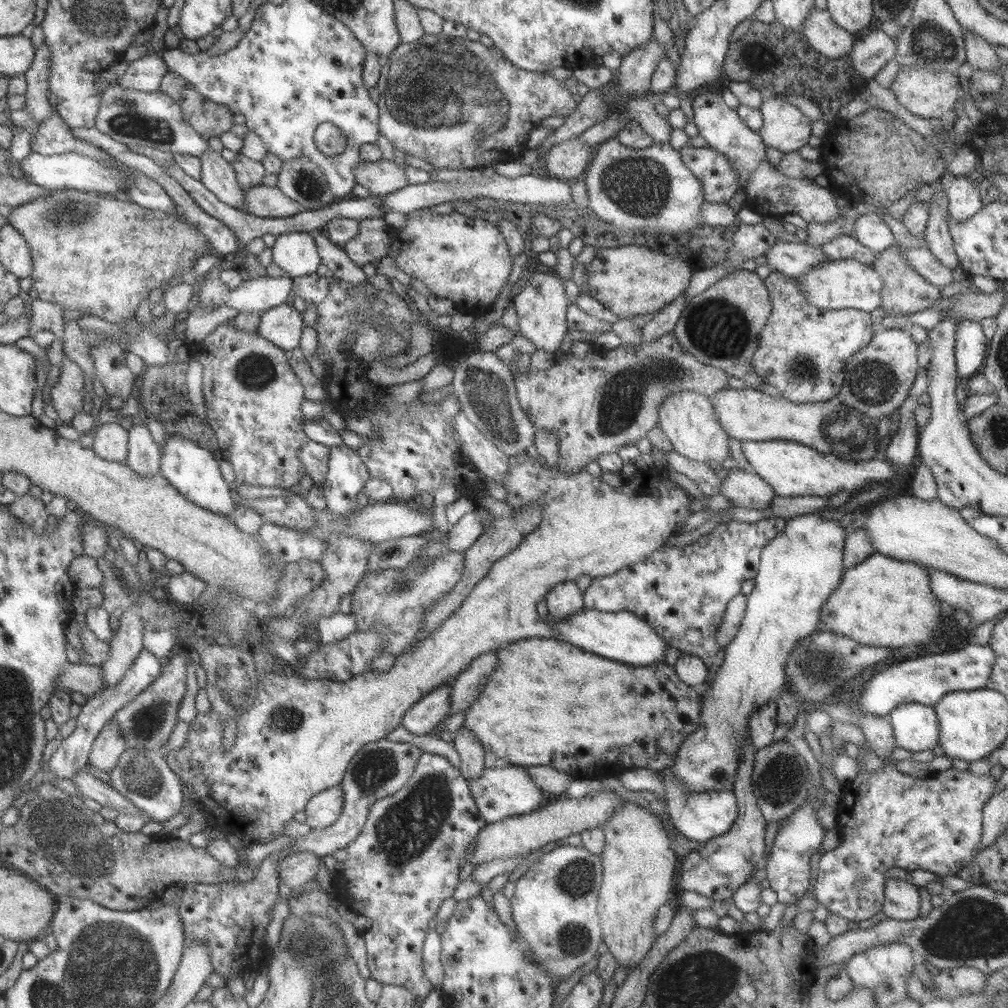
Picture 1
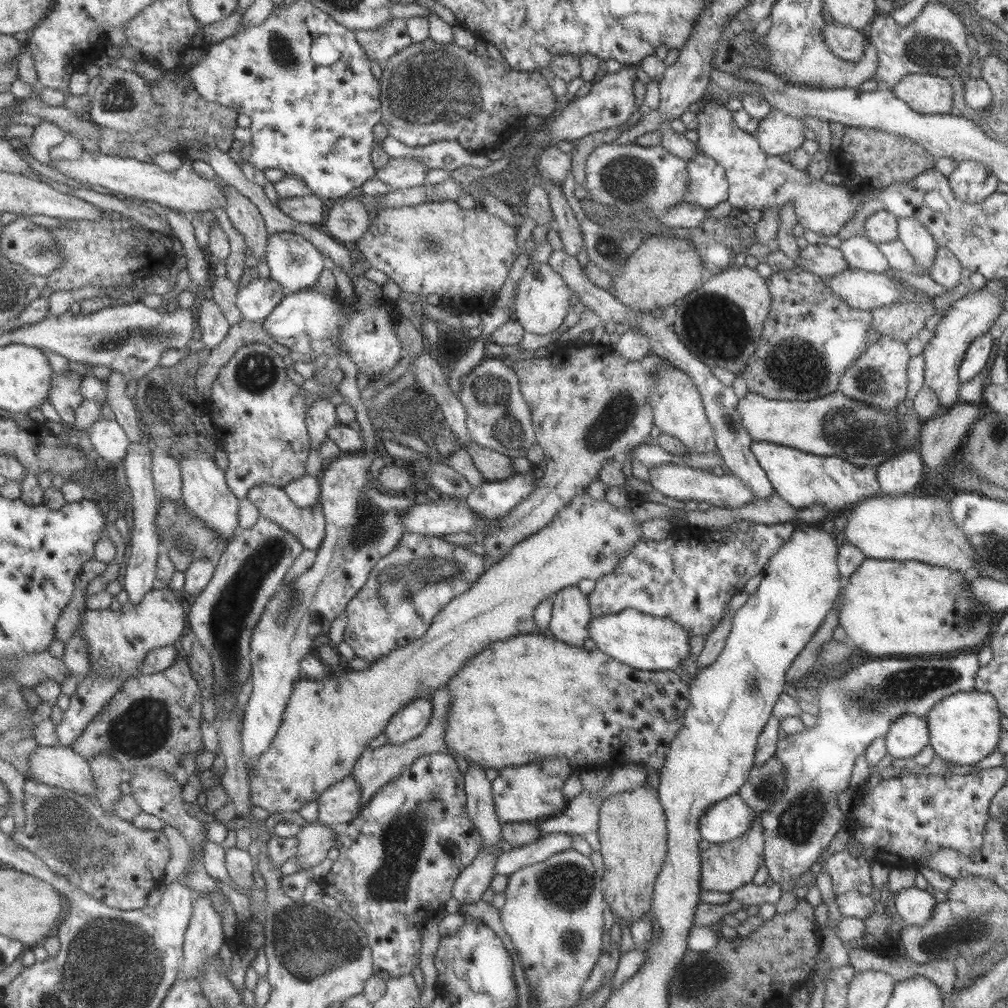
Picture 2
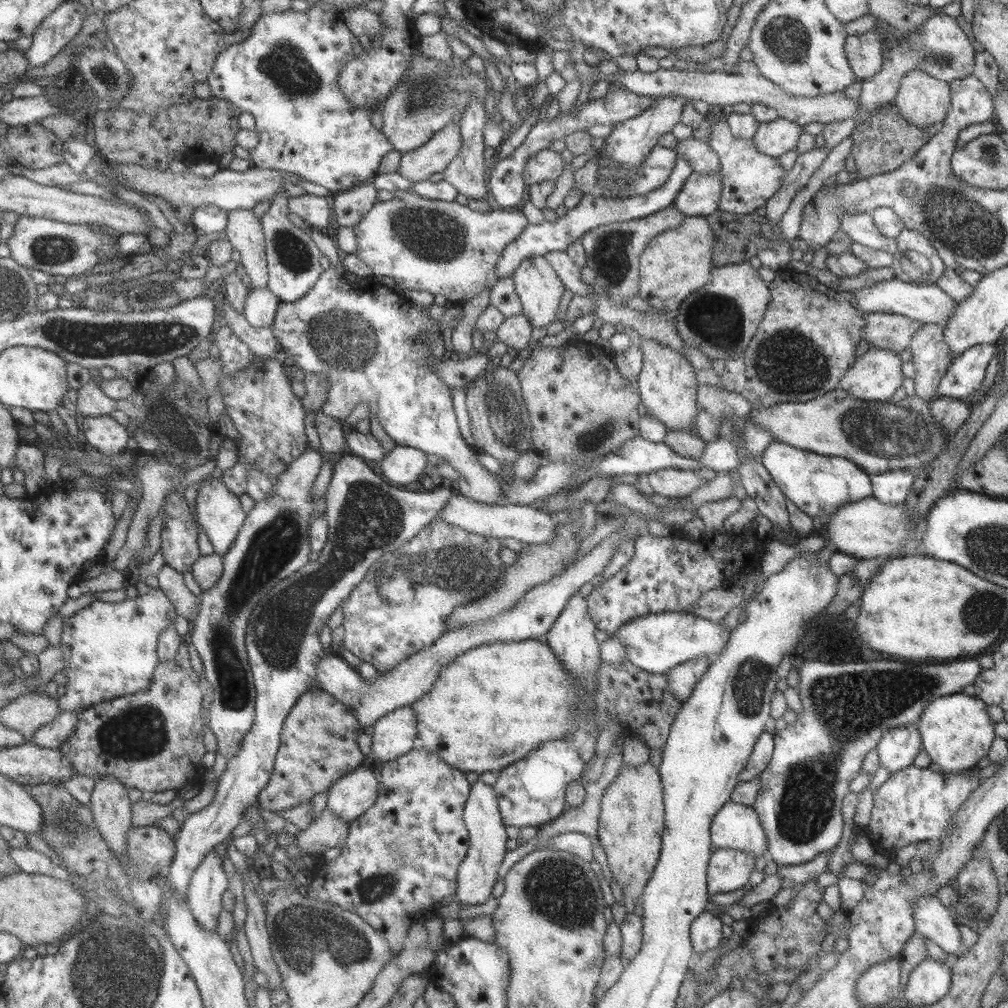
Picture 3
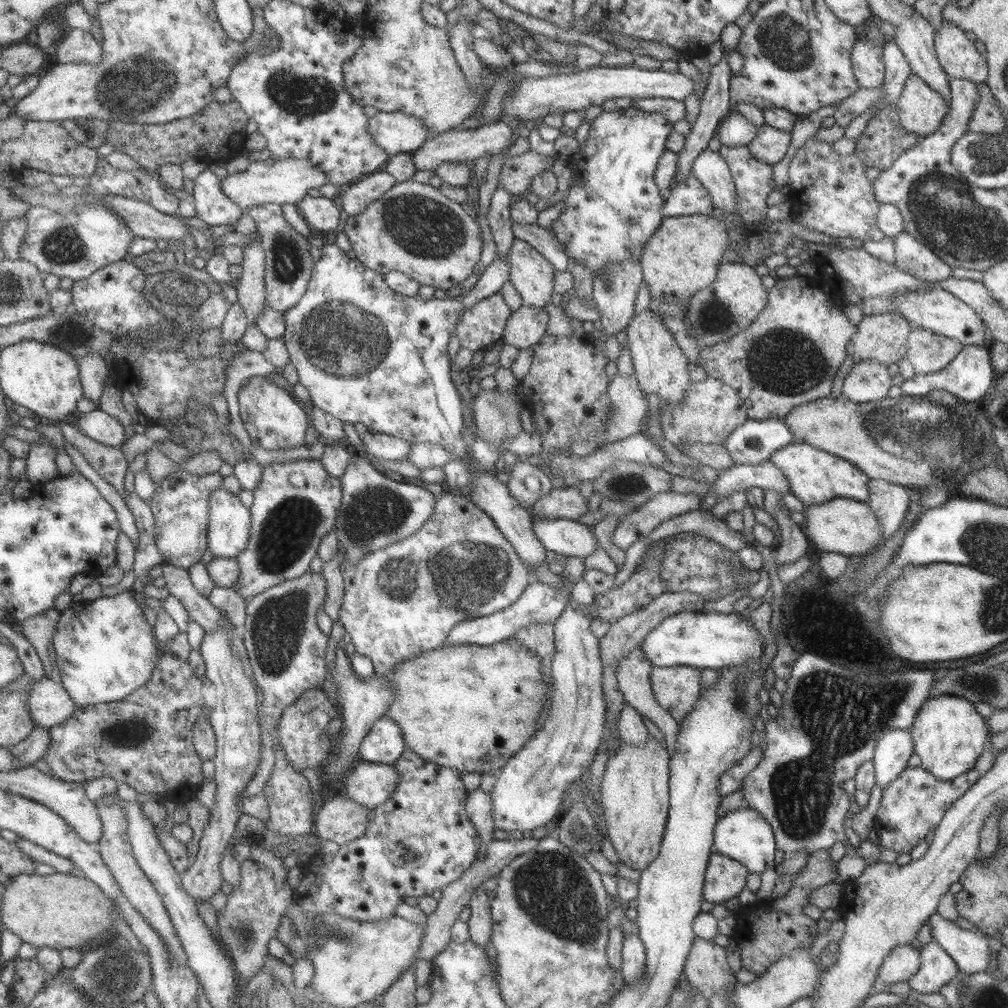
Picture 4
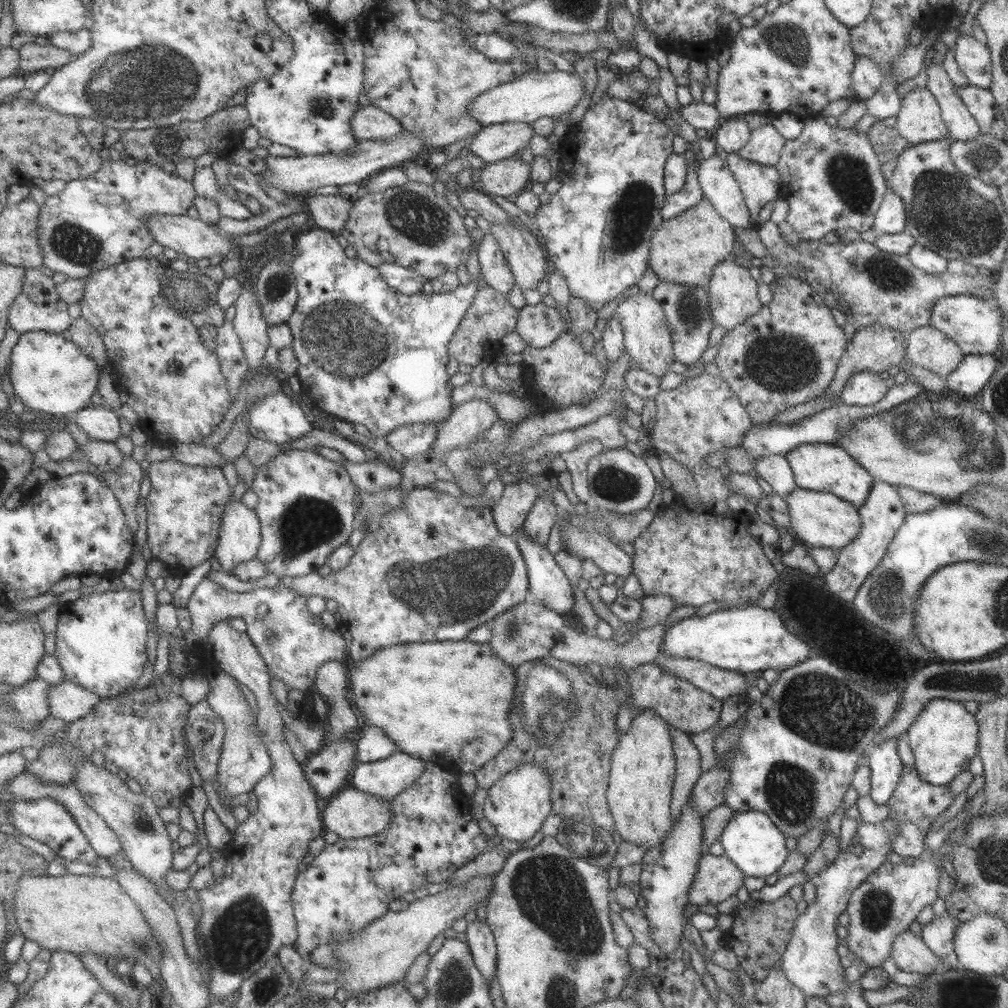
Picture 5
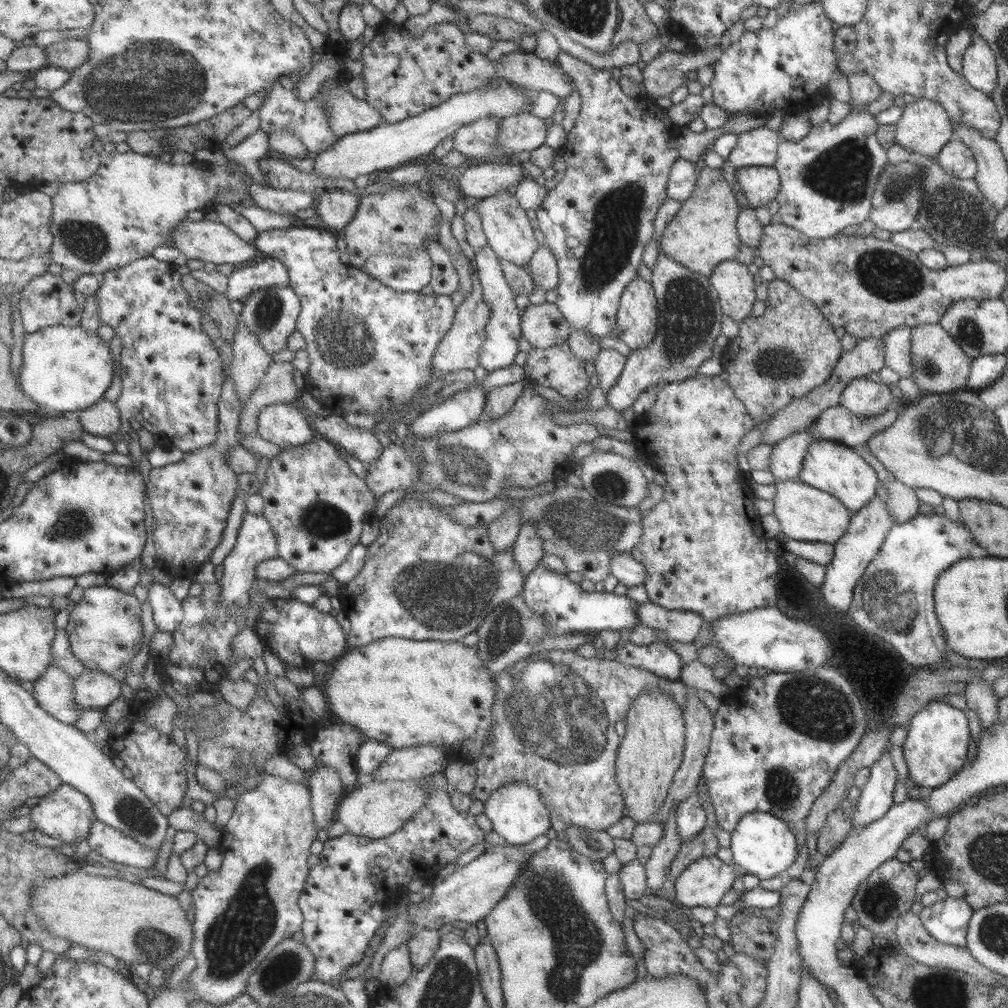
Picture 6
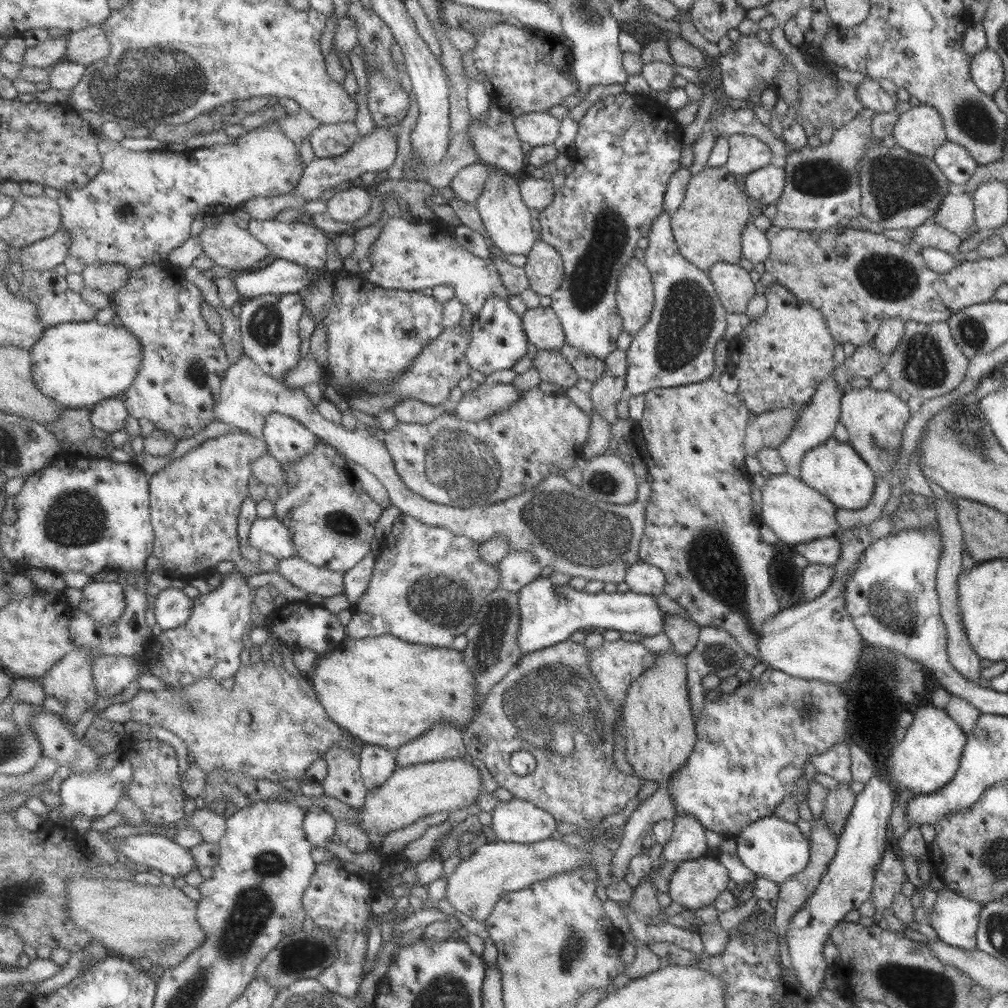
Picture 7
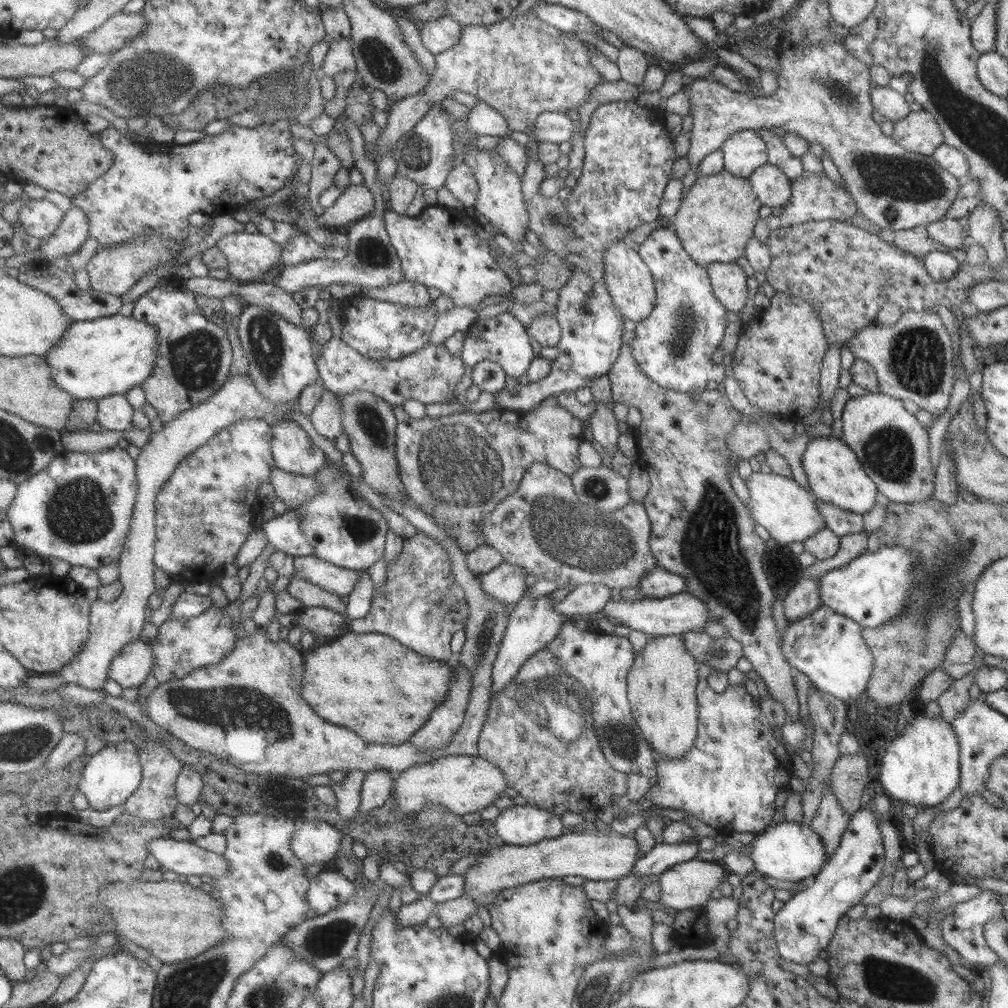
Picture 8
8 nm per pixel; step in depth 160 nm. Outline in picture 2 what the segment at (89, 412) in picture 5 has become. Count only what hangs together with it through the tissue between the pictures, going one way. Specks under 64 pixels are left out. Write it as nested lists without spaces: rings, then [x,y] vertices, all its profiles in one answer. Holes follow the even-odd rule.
[[[99,418],[87,428],[87,432],[93,454],[105,465],[119,466],[130,443],[122,426],[114,420]]]

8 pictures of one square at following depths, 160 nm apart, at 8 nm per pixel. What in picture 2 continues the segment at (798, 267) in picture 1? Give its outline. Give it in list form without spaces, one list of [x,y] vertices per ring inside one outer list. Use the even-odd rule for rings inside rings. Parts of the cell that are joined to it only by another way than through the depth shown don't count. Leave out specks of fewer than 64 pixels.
[[[820,241],[816,244],[809,244],[799,249],[797,254],[797,267],[817,277],[829,277],[833,274],[841,274],[849,266],[843,259],[843,254],[837,248],[831,248]]]

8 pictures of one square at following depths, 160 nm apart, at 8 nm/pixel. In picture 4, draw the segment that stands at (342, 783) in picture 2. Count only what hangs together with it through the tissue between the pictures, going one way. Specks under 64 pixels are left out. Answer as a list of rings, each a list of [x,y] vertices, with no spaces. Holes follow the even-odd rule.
[[[358,760],[341,781],[345,796],[369,810],[380,806],[395,790],[396,768],[392,764]]]

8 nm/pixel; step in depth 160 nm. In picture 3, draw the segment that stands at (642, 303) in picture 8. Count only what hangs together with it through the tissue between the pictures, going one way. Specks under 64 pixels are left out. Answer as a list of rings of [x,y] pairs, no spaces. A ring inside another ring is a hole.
[[[638,338],[642,352],[642,365],[637,376],[637,386],[641,406],[647,415],[652,415],[669,431],[685,431],[696,436],[694,418],[697,414],[696,394],[698,385],[695,383],[696,370],[678,352],[663,347],[655,341]]]

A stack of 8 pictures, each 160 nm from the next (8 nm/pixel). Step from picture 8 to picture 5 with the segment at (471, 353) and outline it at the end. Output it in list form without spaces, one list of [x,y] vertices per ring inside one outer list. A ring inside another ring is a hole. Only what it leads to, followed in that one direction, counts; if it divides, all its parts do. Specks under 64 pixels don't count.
[[[487,234],[479,242],[476,253],[480,278],[486,285],[506,296],[506,292],[514,285],[514,279],[501,252],[501,247],[497,246],[497,240],[491,234]]]

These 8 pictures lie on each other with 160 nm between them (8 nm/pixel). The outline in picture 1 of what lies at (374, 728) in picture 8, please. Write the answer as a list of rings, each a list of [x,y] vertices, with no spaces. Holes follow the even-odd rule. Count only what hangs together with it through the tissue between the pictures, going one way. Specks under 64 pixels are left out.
[[[535,637],[524,638],[498,649],[497,669],[489,675],[485,687],[481,690],[481,695],[477,696],[477,699],[465,710],[462,727],[477,738],[477,742],[483,746],[484,751],[491,752],[497,759],[503,759],[510,765],[548,766],[557,772],[565,772],[571,777],[599,780],[607,776],[617,777],[626,769],[634,768],[635,765],[654,771],[671,767],[681,747],[681,741],[697,730],[697,726],[703,726],[699,721],[699,711],[701,711],[701,701],[696,689],[681,682],[673,668],[665,665],[664,662],[655,663],[653,666],[629,666],[603,658],[598,654],[585,652],[560,639]]]

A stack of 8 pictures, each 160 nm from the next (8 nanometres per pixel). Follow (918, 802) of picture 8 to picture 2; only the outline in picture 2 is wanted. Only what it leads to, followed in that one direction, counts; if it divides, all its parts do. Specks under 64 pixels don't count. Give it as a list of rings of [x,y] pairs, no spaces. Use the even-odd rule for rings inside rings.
[[[959,692],[937,702],[924,718],[927,721],[929,746],[943,761],[973,765],[996,750],[1001,737],[1001,714],[997,702],[985,692]]]

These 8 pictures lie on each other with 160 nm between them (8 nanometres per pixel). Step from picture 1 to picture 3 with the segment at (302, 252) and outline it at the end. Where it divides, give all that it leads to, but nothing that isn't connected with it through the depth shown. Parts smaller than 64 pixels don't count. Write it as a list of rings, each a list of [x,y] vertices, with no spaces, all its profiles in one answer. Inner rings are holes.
[[[275,194],[269,204],[269,210],[261,216],[259,224],[263,230],[264,252],[268,280],[266,287],[281,303],[297,301],[319,279],[322,269],[319,258],[322,256],[311,238],[305,232],[296,228],[287,218],[288,206],[286,194]]]

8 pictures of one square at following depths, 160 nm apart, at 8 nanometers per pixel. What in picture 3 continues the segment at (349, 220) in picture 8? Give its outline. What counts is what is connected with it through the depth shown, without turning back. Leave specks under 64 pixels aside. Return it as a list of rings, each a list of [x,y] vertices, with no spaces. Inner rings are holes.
[[[311,194],[291,196],[287,200],[289,213],[297,215],[309,228],[320,231],[332,224],[333,210],[328,203],[326,198]]]

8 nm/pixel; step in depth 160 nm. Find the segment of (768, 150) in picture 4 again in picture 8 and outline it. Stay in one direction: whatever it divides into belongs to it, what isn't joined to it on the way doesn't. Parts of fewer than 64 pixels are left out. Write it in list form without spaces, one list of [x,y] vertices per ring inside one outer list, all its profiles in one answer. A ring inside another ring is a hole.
[[[751,129],[738,130],[729,135],[719,149],[723,168],[739,178],[748,179],[756,168],[768,162],[763,139]]]

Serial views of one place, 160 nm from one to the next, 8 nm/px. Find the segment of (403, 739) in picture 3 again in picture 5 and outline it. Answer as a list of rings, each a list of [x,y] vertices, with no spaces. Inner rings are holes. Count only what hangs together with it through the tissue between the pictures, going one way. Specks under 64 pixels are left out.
[[[363,724],[356,740],[355,757],[359,762],[375,762],[396,752],[396,747],[376,726]]]

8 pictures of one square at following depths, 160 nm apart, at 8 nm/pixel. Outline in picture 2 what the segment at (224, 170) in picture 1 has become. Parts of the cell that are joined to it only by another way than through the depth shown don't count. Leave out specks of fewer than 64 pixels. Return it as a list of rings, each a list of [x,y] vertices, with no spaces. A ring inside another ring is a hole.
[[[217,175],[213,179],[218,180],[223,187],[223,195],[227,201],[225,214],[227,214],[229,224],[233,226],[233,230],[237,230],[237,234],[241,234],[247,250],[250,250],[251,256],[257,260],[255,270],[257,270],[258,277],[269,278],[269,267],[265,265],[268,237],[261,214],[235,188],[229,187]]]

